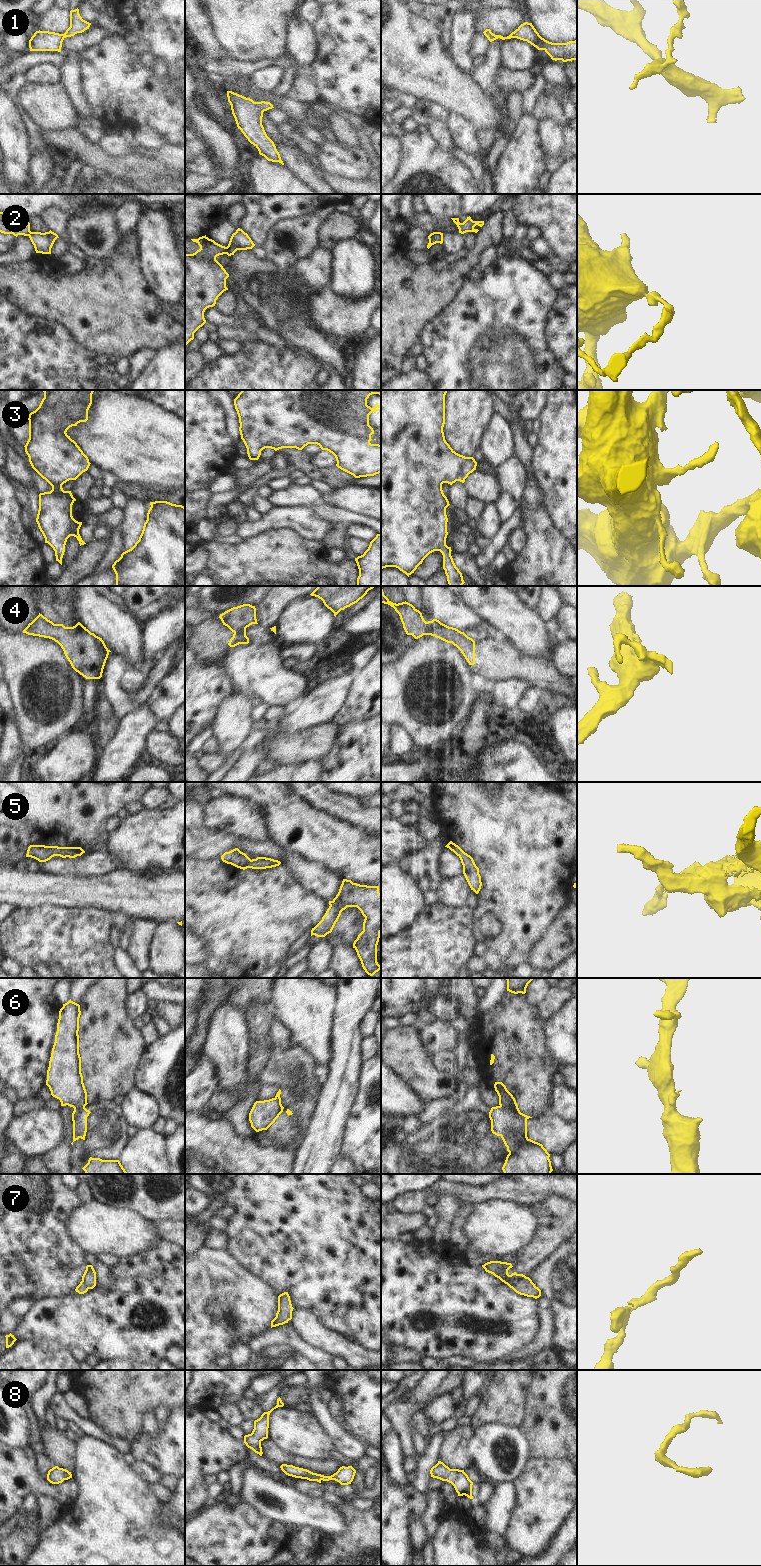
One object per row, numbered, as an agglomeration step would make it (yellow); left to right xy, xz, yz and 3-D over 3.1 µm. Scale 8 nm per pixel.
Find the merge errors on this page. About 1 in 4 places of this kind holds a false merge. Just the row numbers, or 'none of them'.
2, 6

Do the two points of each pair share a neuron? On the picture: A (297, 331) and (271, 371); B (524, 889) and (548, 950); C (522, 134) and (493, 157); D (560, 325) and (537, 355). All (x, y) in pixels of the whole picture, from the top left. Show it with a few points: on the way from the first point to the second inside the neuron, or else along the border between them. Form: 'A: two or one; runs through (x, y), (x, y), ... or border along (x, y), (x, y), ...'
A: two; border along (293, 346), (304, 349), (314, 356)
B: two; border along (556, 916), (548, 930), (534, 946), (530, 956)
C: two; border along (510, 137), (494, 168)
D: two; border along (547, 319), (546, 344), (553, 357), (559, 363)

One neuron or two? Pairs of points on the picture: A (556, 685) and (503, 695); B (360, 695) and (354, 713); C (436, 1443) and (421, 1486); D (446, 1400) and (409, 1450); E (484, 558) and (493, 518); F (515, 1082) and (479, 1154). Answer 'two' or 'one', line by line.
A: two
B: one
C: one
D: two
E: two
F: two

